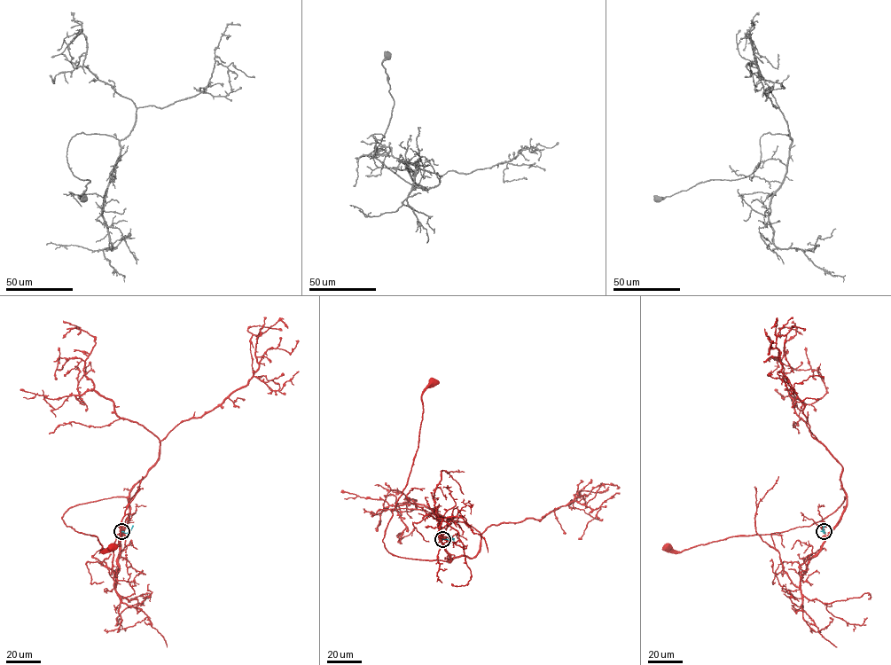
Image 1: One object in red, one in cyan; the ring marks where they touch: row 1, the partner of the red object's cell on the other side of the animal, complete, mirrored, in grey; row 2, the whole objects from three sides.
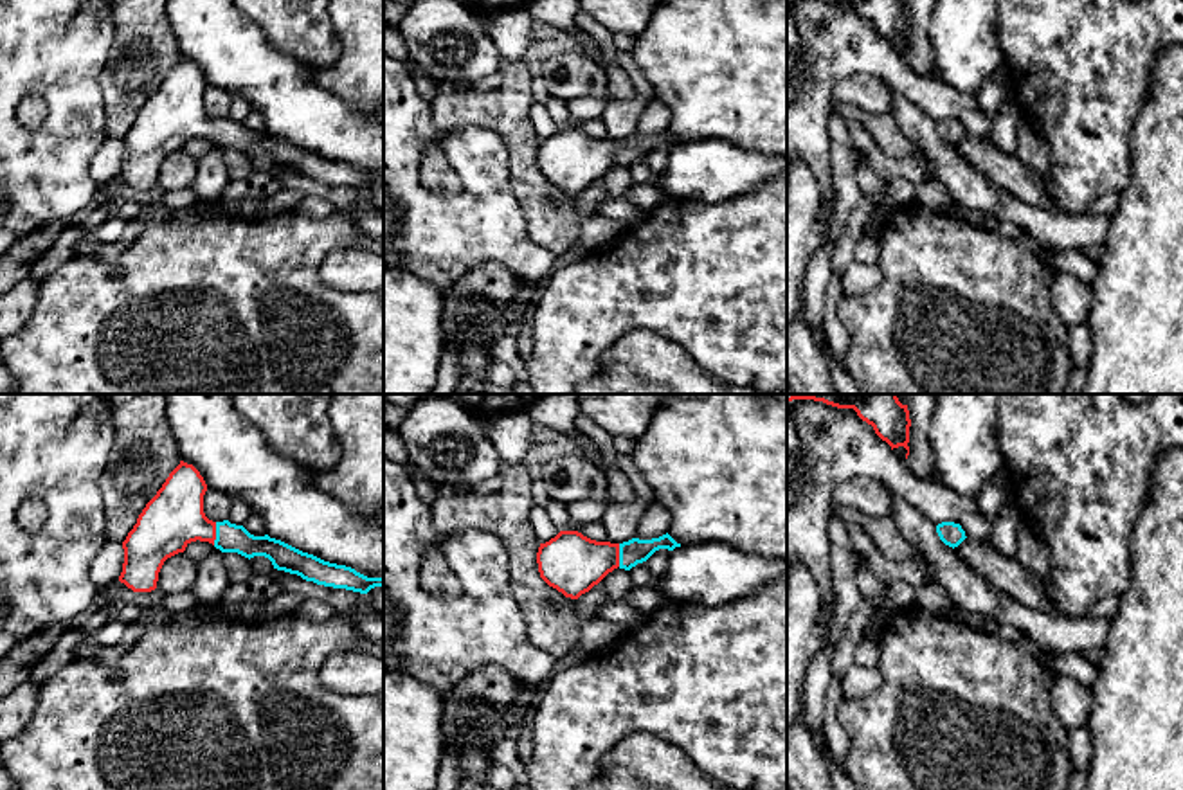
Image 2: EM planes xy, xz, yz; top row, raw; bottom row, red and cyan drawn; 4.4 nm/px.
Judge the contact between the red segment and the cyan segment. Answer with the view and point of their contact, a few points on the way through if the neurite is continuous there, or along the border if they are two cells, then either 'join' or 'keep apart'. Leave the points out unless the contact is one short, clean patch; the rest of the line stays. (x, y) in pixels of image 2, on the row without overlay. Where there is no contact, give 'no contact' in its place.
meets red in xy at (215, 130); join

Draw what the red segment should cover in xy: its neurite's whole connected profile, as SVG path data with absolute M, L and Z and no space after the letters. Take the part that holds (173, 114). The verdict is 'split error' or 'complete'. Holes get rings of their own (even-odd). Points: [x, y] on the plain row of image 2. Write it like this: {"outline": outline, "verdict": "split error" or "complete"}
{"outline": "M180 58L122 139L121 180L133 189L155 187L164 158L200 137L212 140L221 149L238 149L248 157L265 153L274 166L317 182L360 191L367 191L375 184L384 185L384 175L367 175L351 164L324 158L268 131L254 133L243 122L229 117L209 117L203 110L205 88L207 81L200 68Z", "verdict": "split error"}

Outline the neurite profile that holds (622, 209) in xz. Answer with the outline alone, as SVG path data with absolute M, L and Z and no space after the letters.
M625 194L610 198L598 207L598 214L634 229L650 218L650 211L632 203Z

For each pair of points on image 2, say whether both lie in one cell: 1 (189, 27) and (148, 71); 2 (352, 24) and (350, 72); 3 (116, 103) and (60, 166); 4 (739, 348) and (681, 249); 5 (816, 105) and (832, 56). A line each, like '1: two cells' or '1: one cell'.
1: two cells
2: one cell
3: two cells
4: one cell
5: one cell

